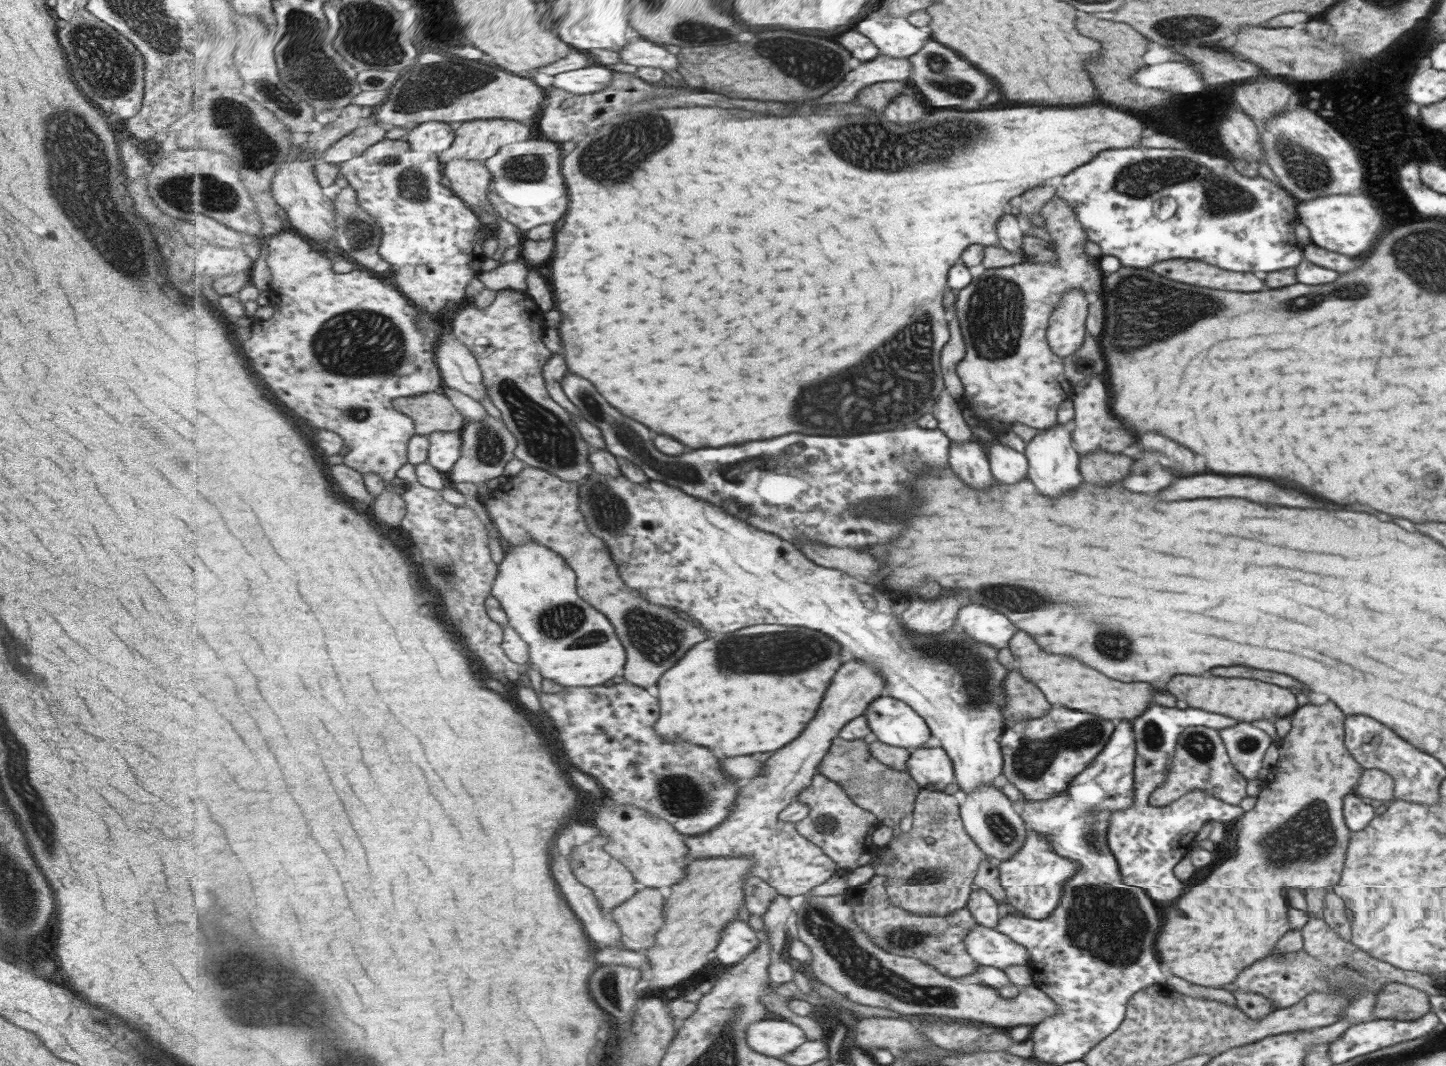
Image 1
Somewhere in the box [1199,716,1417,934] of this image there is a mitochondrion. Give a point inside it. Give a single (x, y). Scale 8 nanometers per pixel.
(1311, 835)

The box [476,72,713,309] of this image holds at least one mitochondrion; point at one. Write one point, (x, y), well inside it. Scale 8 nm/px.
(615, 154)

